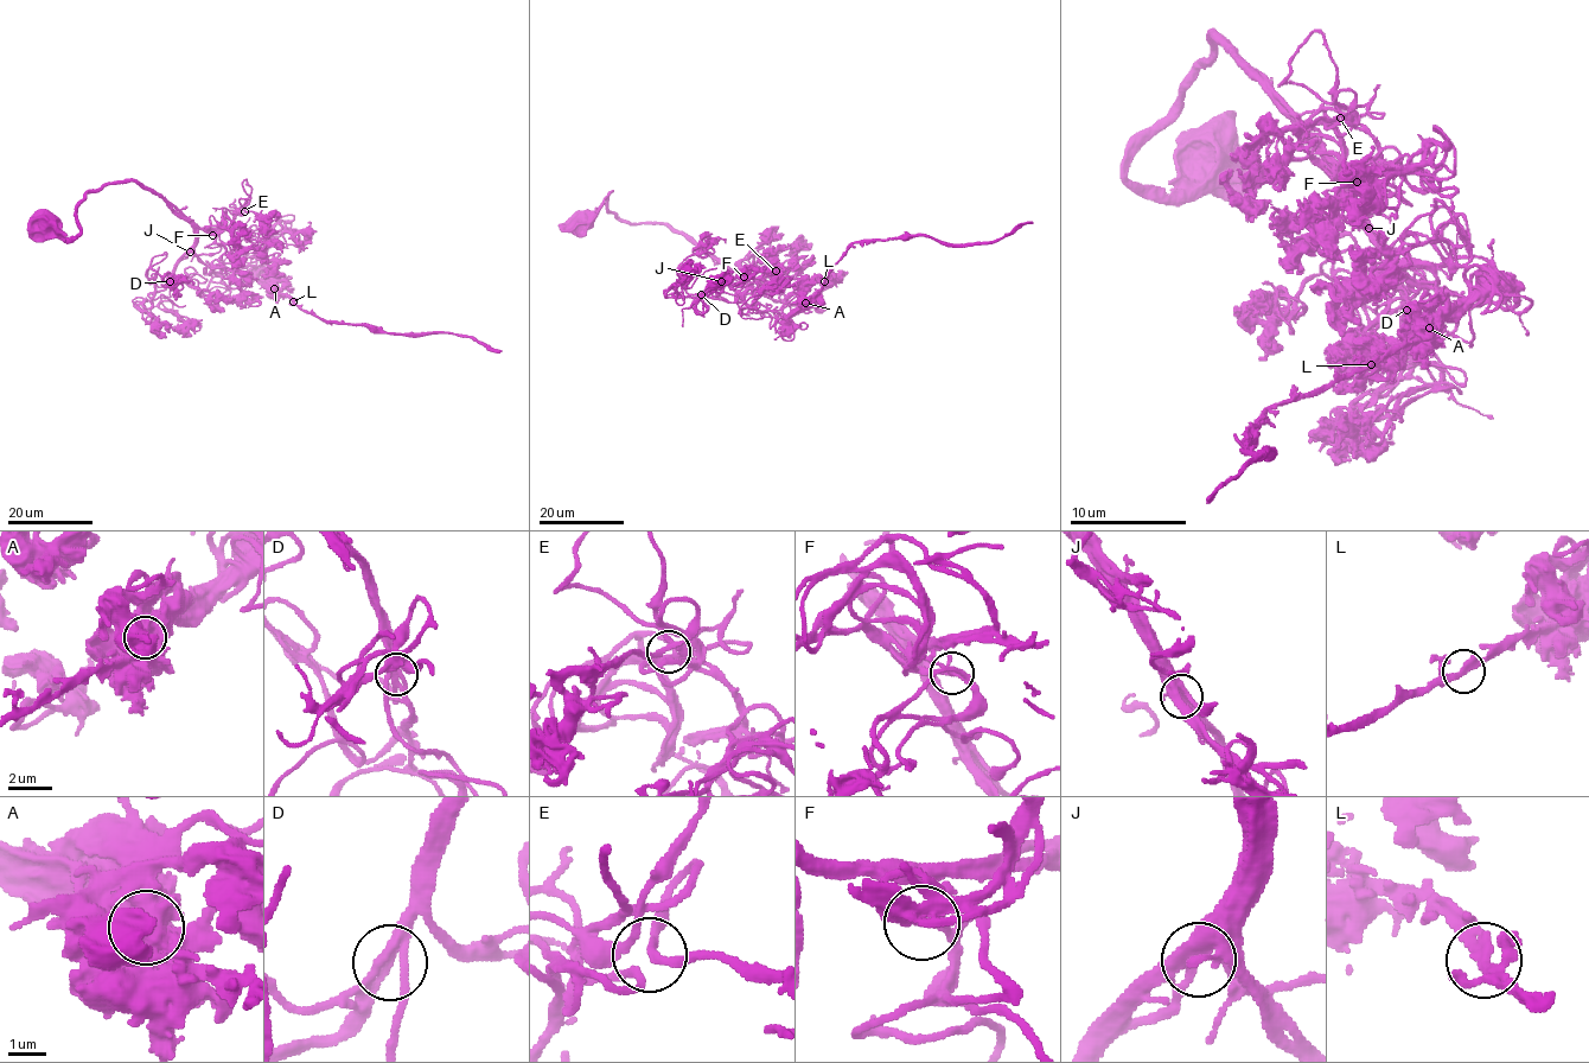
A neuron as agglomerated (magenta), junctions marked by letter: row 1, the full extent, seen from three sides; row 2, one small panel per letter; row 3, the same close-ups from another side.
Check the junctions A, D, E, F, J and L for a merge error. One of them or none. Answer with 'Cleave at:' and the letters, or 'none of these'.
Cleave at: A

